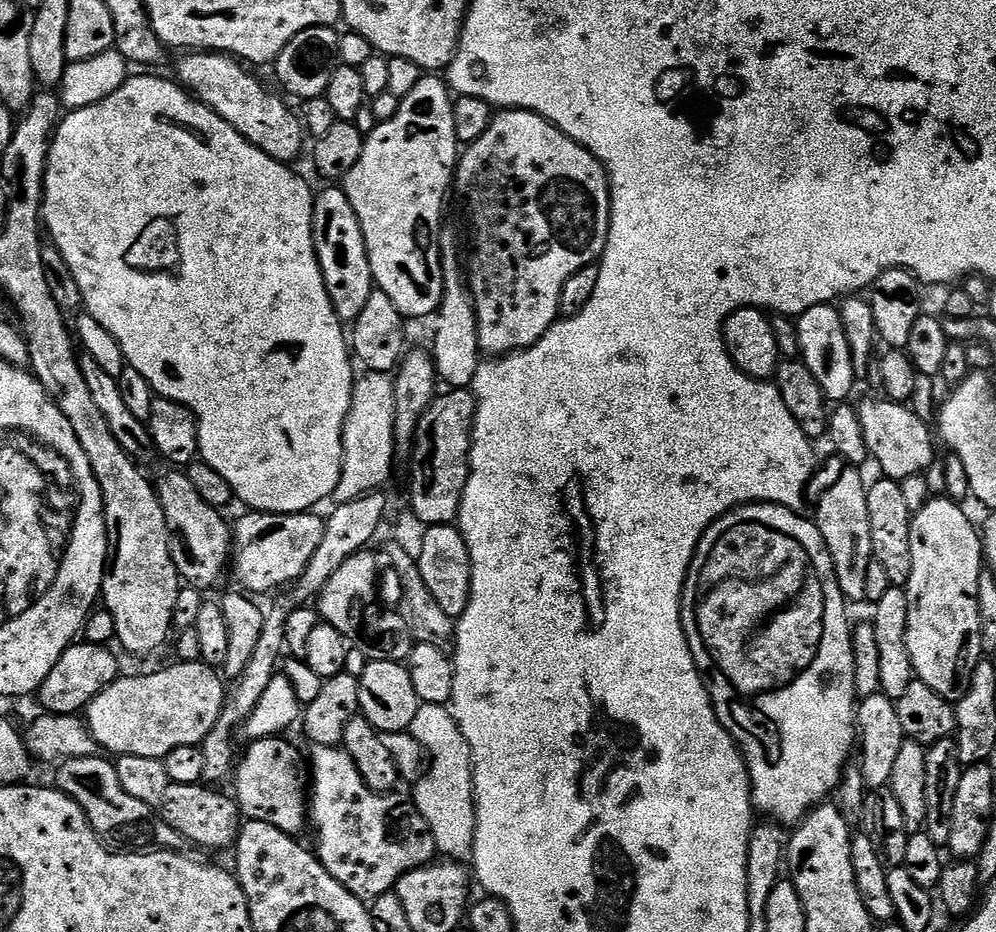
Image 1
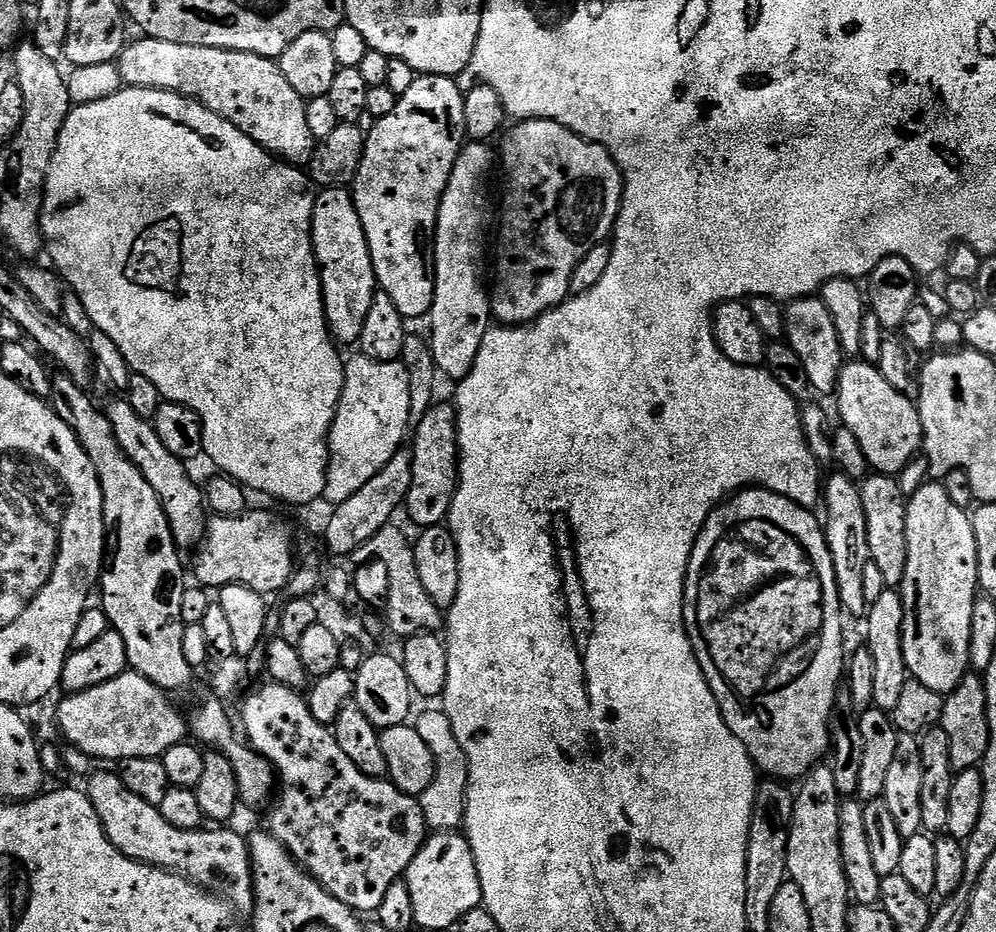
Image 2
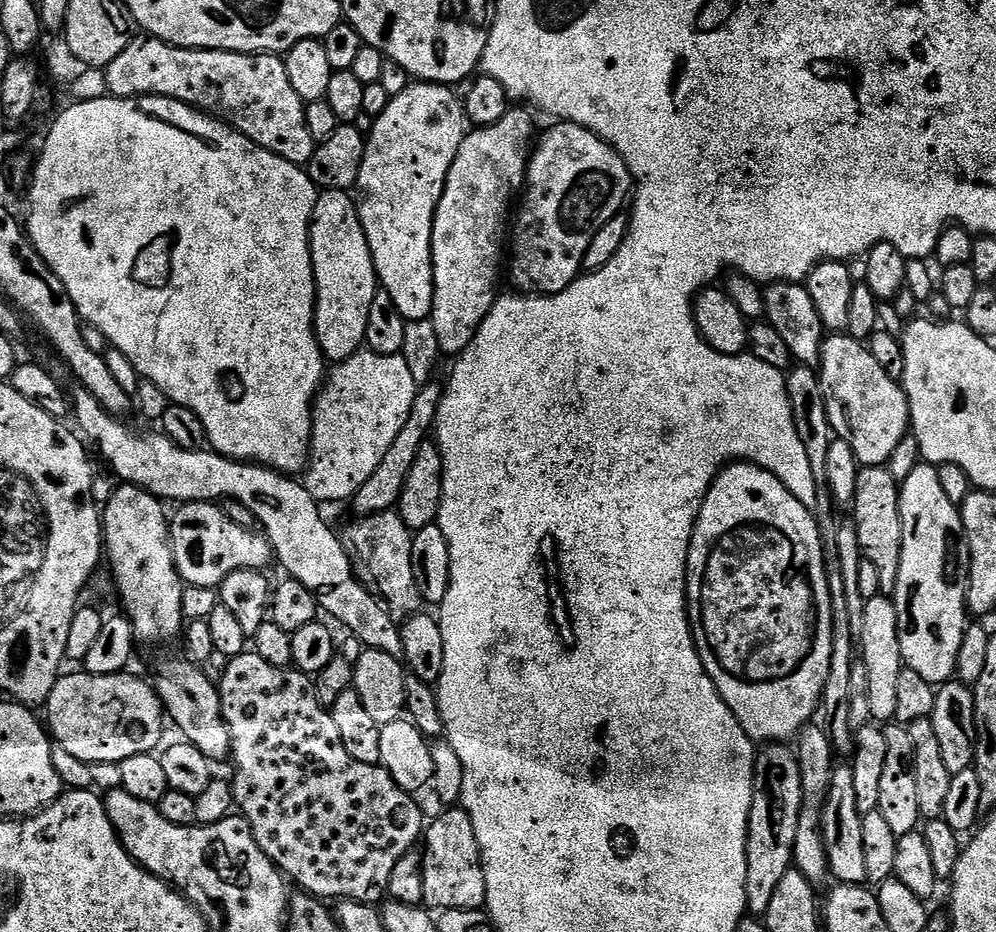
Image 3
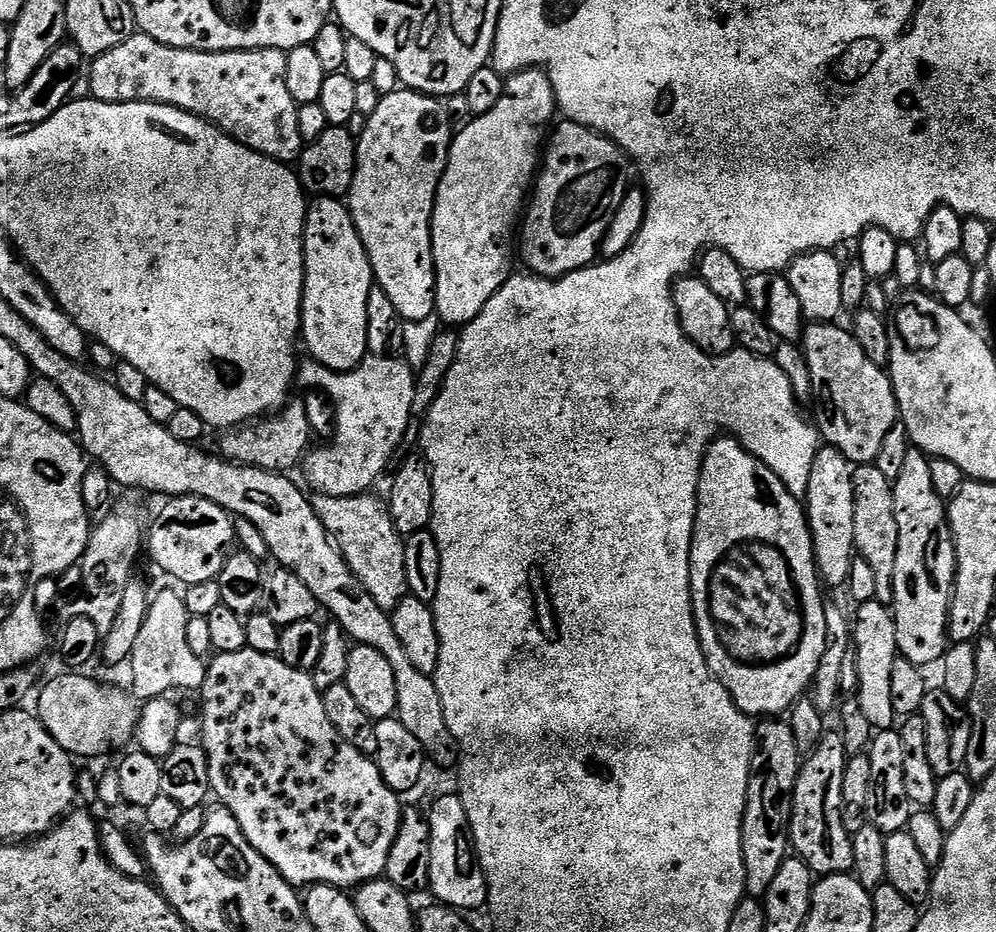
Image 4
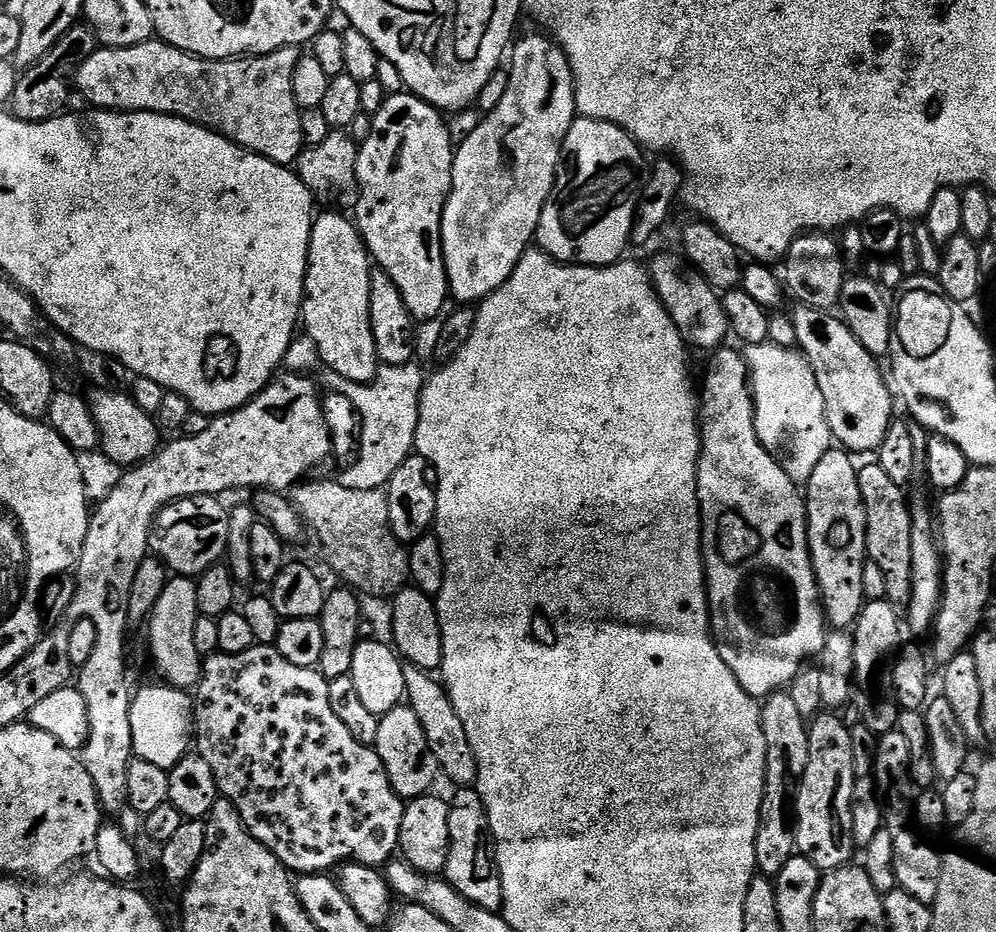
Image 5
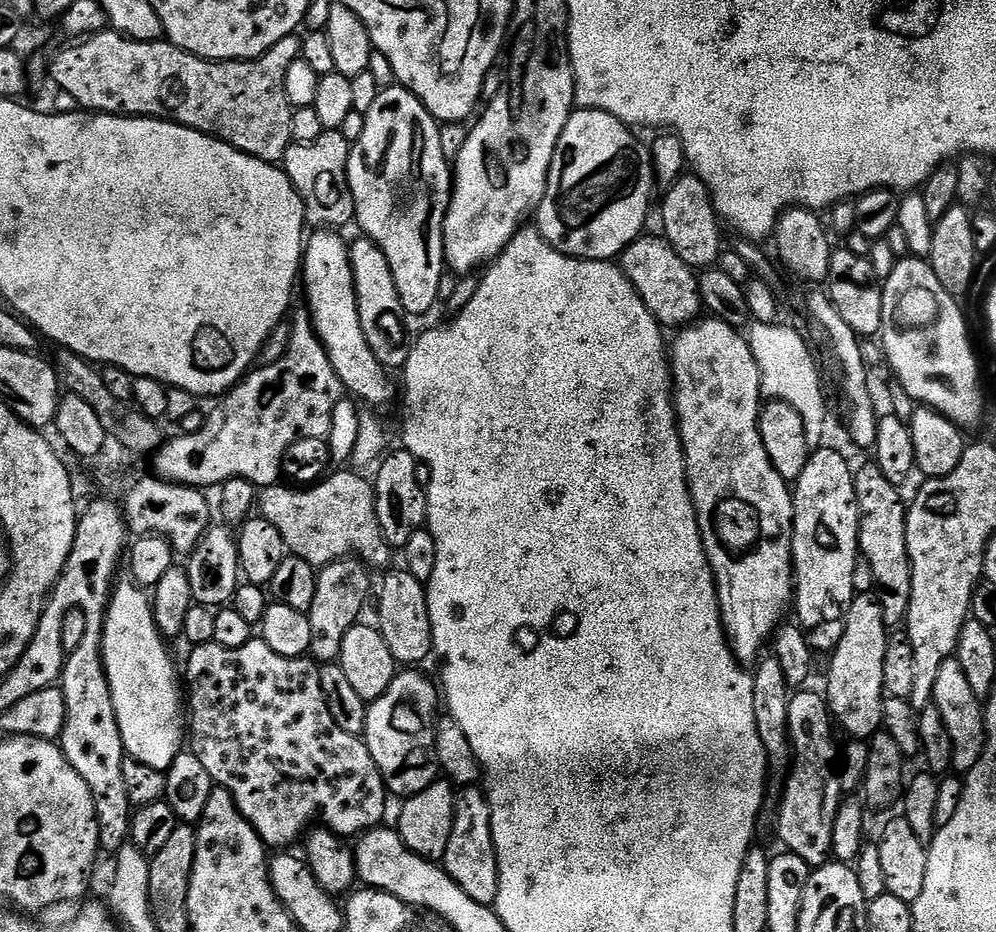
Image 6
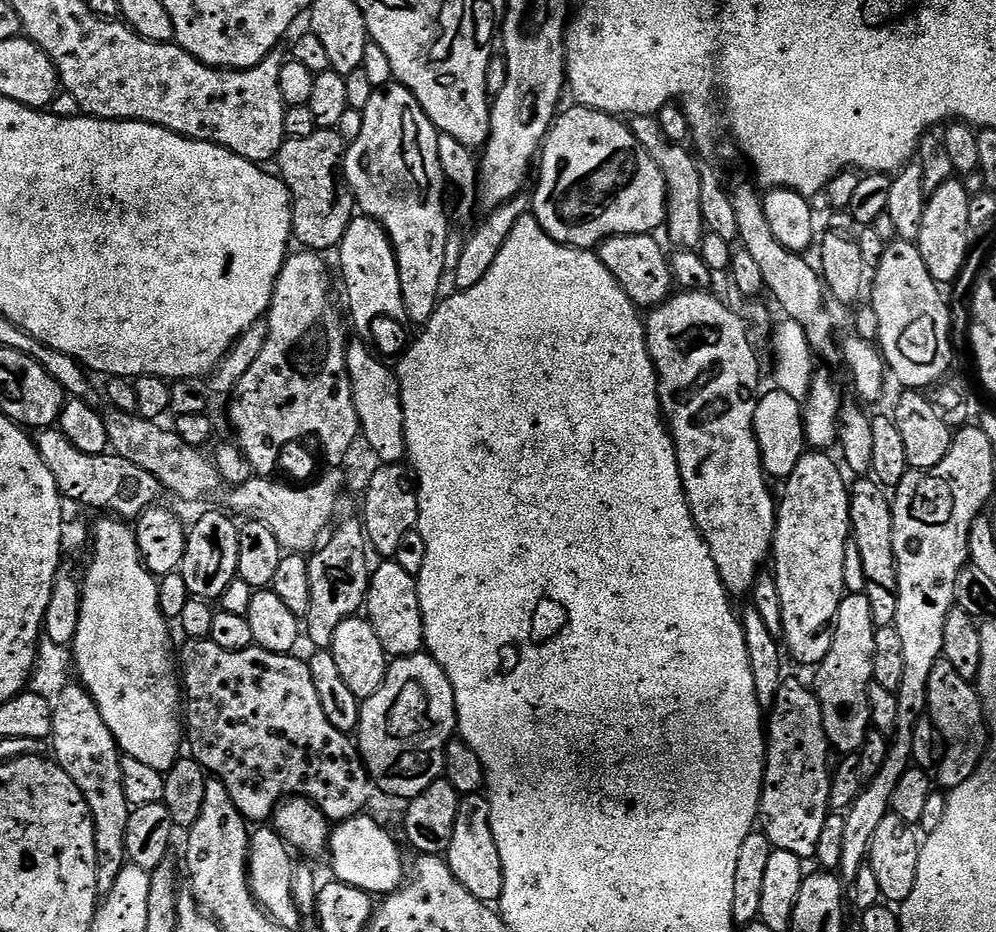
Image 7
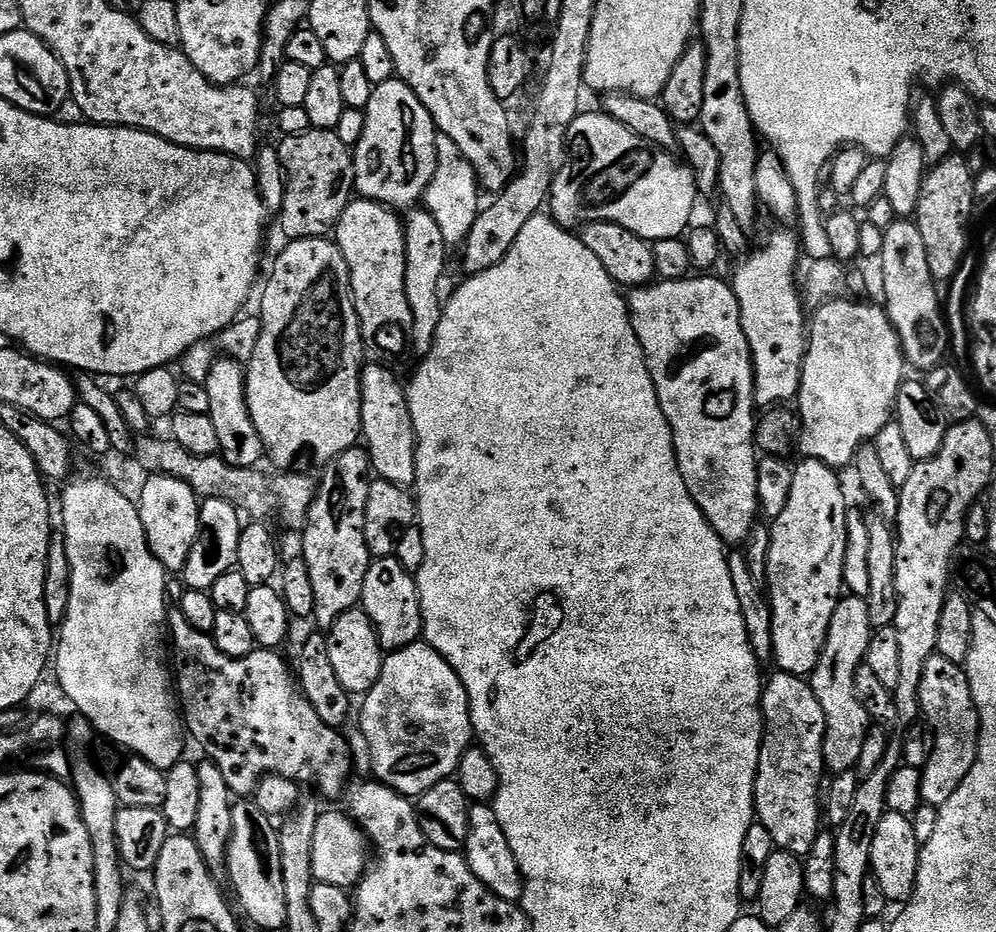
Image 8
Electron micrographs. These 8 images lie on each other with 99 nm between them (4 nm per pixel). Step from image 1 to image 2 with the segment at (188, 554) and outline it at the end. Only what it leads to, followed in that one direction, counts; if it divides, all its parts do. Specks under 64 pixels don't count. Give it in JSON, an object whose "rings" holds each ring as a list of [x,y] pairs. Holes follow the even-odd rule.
{"rings":[[[127,398],[110,401],[108,405],[106,404],[106,411],[118,446],[124,451],[124,457],[140,471],[146,482],[150,482],[150,486],[154,486],[164,507],[172,537],[176,539],[177,548],[195,549],[204,538],[206,505],[201,485],[199,483],[196,485],[188,473],[189,465],[174,454],[170,454],[170,450],[166,450],[162,438],[158,438],[155,423],[152,420],[143,420],[138,410],[130,406]]]}

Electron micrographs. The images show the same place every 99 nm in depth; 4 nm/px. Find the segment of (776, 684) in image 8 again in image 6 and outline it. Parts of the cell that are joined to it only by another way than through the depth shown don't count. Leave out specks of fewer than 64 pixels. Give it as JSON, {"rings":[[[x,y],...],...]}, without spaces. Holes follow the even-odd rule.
{"rings":[[[796,690],[788,701],[786,733],[792,744],[792,768],[778,808],[778,836],[787,851],[802,858],[810,868],[827,863],[832,850],[833,823],[842,793],[839,777],[830,771],[836,762],[832,752],[834,721],[827,699],[816,692]]]}

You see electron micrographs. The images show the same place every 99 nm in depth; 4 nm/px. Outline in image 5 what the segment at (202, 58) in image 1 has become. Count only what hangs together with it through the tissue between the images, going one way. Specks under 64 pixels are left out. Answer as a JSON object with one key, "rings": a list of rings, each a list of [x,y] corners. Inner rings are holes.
{"rings":[[[159,38],[125,48],[100,46],[97,49],[97,52],[90,53],[81,62],[76,72],[76,88],[92,103],[93,109],[158,112],[162,116],[178,116],[191,124],[201,124],[211,132],[219,132],[248,152],[285,166],[295,165],[305,151],[306,124],[300,121],[302,109],[296,103],[292,89],[292,75],[302,55],[299,47],[289,46],[279,48],[276,52],[266,52],[262,56],[251,55],[230,60],[204,60],[200,56],[191,56]]]}

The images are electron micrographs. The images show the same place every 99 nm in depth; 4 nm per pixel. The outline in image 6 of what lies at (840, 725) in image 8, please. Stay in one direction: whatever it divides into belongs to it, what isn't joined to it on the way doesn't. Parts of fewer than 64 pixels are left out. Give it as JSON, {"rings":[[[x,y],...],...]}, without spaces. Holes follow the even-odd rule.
{"rings":[[[853,595],[844,617],[844,633],[831,653],[828,664],[828,710],[837,725],[841,724],[849,737],[867,741],[883,725],[883,704],[886,697],[882,666],[888,645],[889,629],[884,627],[882,610],[875,595]]]}

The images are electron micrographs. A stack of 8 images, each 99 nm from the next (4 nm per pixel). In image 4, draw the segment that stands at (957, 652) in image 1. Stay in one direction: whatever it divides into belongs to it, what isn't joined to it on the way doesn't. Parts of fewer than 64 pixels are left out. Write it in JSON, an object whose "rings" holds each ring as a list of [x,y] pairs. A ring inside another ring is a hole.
{"rings":[[[912,446],[906,454],[902,472],[894,481],[892,493],[898,522],[898,554],[892,579],[892,598],[896,618],[896,646],[899,655],[917,666],[943,661],[950,648],[948,615],[952,605],[952,593],[956,591],[956,544],[952,540],[952,529],[948,526],[946,504],[940,498],[931,481],[931,464],[925,453]]]}

